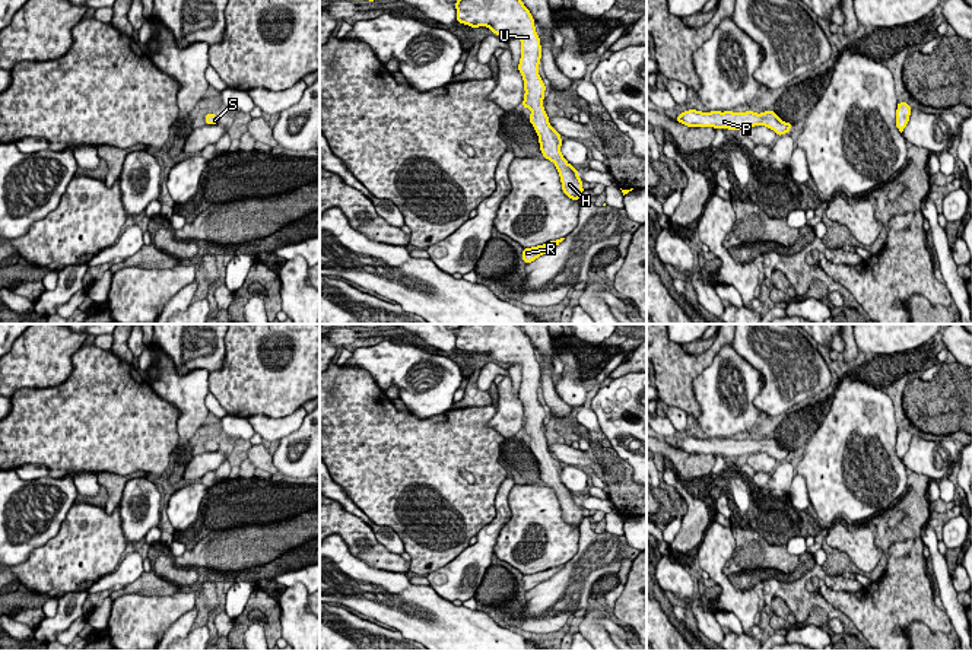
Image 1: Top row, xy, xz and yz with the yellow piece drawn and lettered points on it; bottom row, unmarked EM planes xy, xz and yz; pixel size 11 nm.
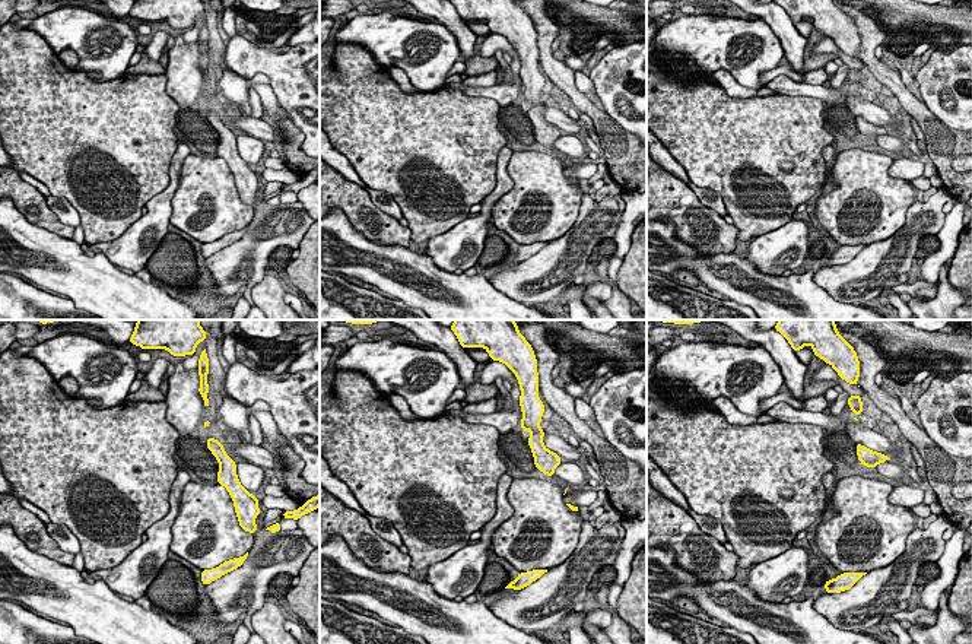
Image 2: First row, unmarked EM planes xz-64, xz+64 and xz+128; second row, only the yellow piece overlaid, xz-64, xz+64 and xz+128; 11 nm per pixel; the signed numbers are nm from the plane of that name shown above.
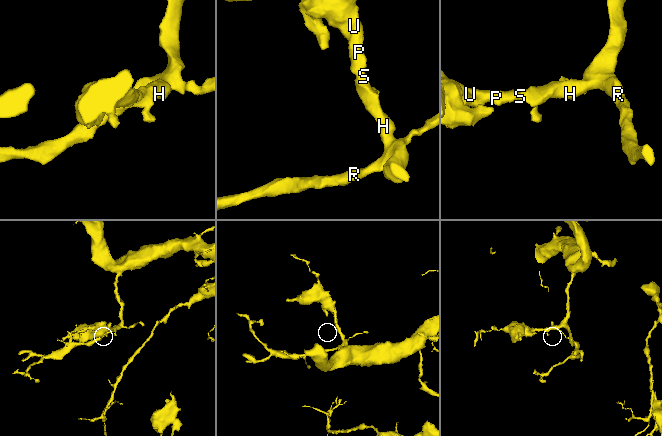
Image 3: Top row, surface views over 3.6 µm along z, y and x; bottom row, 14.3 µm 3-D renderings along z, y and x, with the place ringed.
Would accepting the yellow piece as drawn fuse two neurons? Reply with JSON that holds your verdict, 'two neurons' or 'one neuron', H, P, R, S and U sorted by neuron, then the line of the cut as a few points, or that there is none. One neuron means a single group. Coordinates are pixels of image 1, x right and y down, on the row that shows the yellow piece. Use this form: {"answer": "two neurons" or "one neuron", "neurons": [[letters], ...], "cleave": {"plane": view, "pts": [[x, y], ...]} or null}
{"answer": "one neuron", "neurons": [["H", "P", "R", "S", "U"]], "cleave": null}

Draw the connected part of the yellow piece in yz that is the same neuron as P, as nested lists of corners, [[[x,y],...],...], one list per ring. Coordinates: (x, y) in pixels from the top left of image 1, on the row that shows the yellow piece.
[[[689,109],[682,112],[676,121],[683,123],[687,127],[714,127],[714,128],[728,128],[740,130],[744,127],[766,126],[774,130],[778,136],[782,136],[791,130],[791,123],[781,121],[775,111],[765,111],[756,114],[752,109],[737,114],[733,111],[711,111],[701,112],[696,109]]]

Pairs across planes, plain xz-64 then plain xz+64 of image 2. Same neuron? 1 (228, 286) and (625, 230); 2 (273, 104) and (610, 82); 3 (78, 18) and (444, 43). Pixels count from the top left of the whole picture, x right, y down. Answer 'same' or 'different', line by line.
1: different
2: different
3: same

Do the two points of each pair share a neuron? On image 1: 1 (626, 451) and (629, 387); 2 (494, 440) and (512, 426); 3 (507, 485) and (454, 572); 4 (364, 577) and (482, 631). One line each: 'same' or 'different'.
1: same
2: different
3: same
4: same

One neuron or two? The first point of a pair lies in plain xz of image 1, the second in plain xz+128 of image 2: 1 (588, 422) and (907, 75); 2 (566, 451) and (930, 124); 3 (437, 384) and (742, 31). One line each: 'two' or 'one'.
1: one
2: two
3: one

